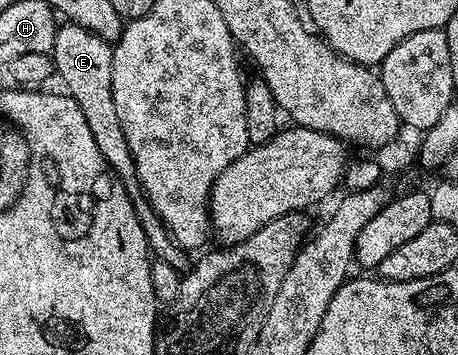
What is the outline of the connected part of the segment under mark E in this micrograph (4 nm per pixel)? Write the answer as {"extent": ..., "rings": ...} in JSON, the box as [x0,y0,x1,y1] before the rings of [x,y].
{"extent":[53,23,188,271],"rings":[[[63,23],[55,31],[55,48],[53,60],[58,80],[63,80],[62,88],[67,96],[79,105],[81,115],[89,123],[89,131],[97,142],[97,149],[101,157],[111,168],[111,172],[118,177],[120,183],[127,188],[127,193],[135,203],[135,214],[141,223],[141,231],[147,236],[147,247],[158,260],[169,263],[169,266],[183,271],[188,268],[188,254],[176,245],[171,238],[171,232],[163,226],[159,218],[159,209],[151,206],[143,198],[144,186],[139,183],[137,167],[131,154],[132,145],[125,143],[125,131],[121,128],[121,119],[117,115],[117,107],[113,103],[113,59],[111,58],[112,46],[102,41],[93,31],[81,25]]]}

